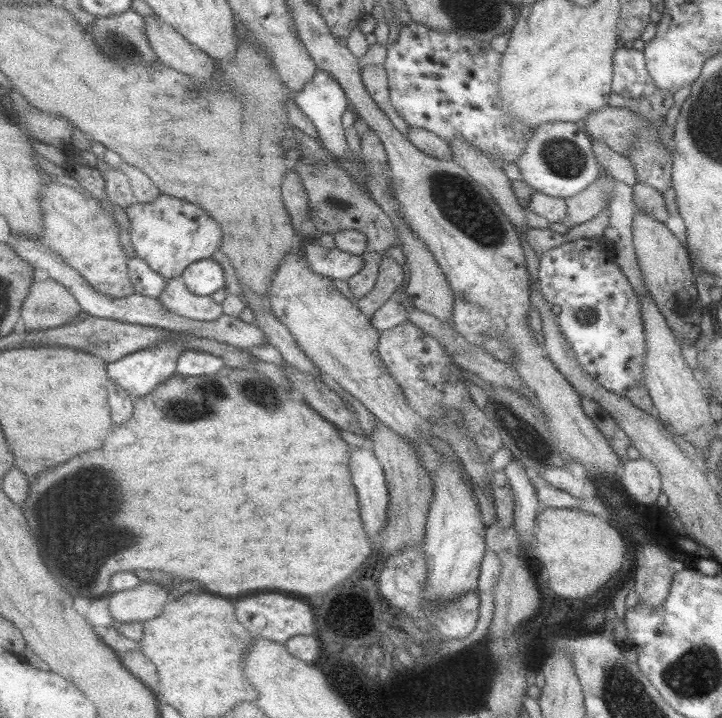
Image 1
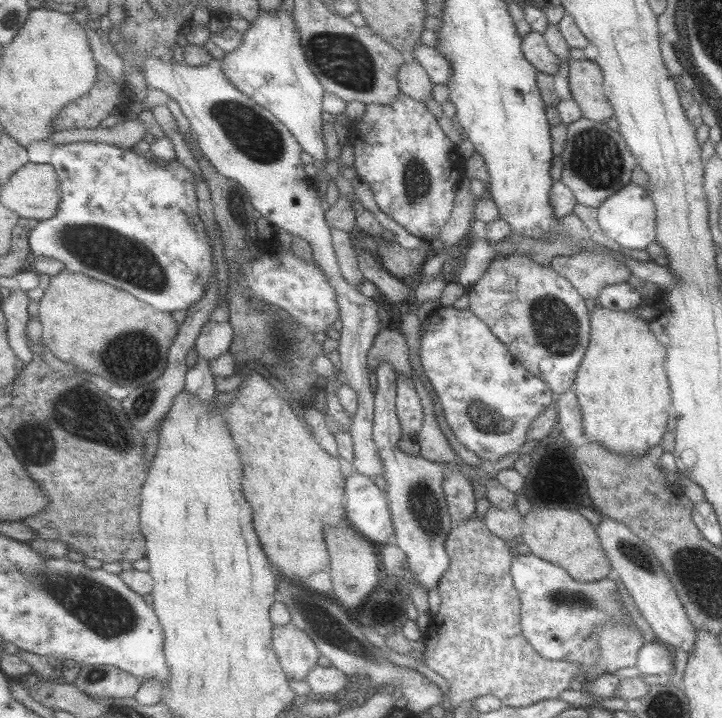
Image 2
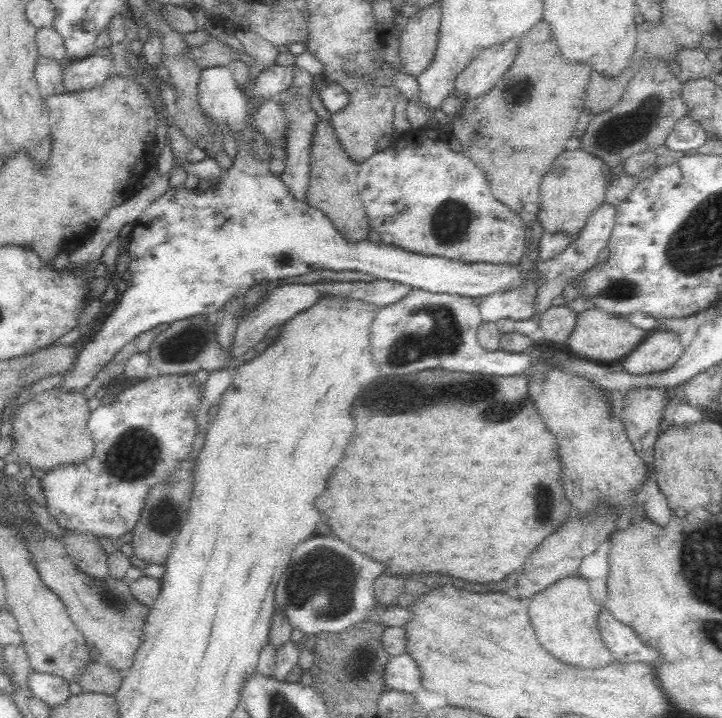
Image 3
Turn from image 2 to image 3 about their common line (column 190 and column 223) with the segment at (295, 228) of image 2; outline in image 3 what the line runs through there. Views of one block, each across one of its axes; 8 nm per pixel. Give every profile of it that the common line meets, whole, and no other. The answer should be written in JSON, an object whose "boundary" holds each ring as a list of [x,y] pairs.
{"boundary":[[[214,66],[201,70],[199,103],[208,118],[225,124],[234,136],[247,127],[246,98],[227,67]]]}

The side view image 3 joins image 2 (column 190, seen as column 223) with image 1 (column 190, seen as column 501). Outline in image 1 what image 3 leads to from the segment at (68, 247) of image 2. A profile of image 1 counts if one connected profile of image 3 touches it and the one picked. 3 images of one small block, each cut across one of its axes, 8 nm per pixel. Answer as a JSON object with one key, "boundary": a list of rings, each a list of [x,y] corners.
{"boundary":[[[212,258],[194,262],[180,278],[185,280],[189,290],[201,296],[211,296],[227,286],[223,266]]]}

